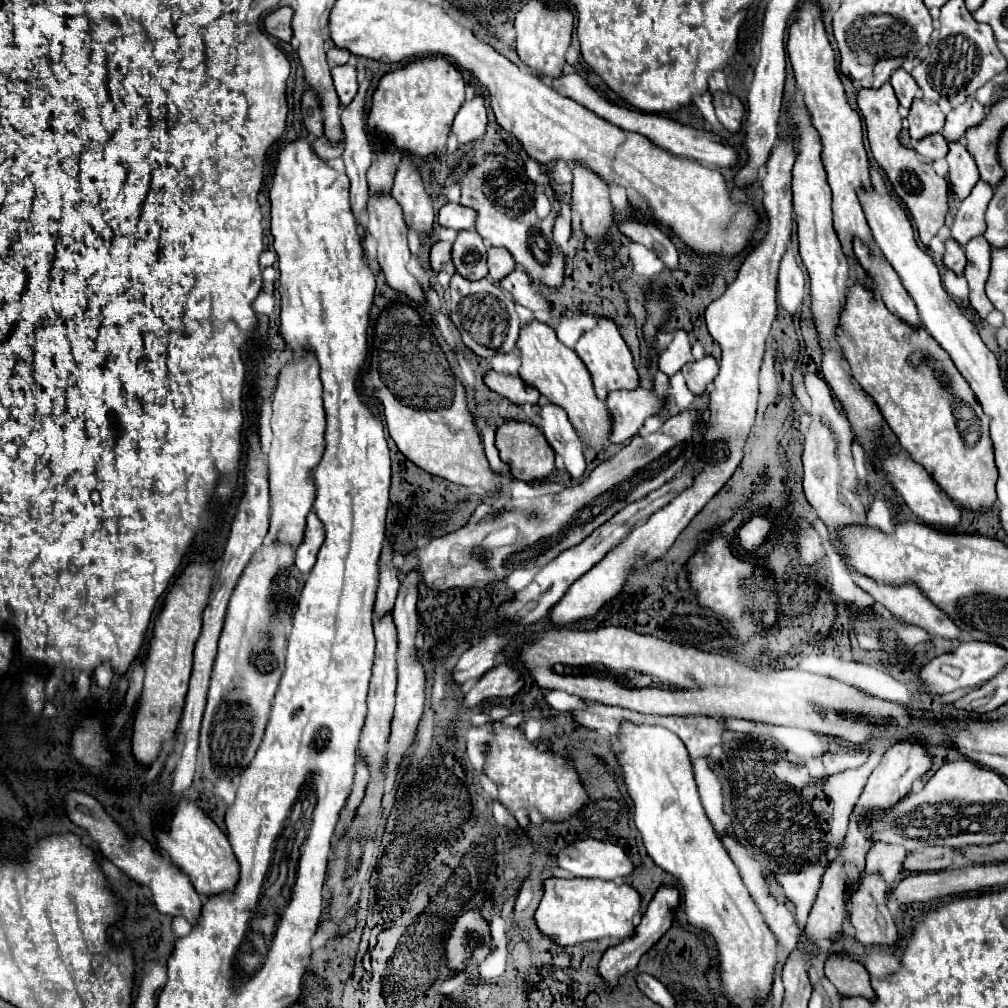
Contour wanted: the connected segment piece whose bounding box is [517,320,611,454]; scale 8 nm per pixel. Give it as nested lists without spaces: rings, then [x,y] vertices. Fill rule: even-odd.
[[[533,320],[531,324],[525,324],[521,328],[517,344],[521,348],[523,364],[519,368],[519,376],[523,378],[523,382],[537,388],[551,404],[561,406],[567,412],[569,420],[573,422],[577,434],[587,436],[585,440],[587,446],[603,454],[609,446],[611,436],[611,412],[607,410],[607,404],[599,402],[599,398],[595,396],[589,370],[585,368],[581,358],[563,342],[559,342],[553,328],[549,328],[539,320]]]

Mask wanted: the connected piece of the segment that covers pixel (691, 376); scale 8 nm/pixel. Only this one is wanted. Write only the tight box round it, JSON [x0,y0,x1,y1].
[681,354,719,396]

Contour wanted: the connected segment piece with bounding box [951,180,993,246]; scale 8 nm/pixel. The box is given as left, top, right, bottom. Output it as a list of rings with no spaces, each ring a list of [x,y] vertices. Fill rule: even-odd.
[[[979,180],[973,186],[971,194],[961,202],[961,208],[951,226],[951,236],[961,246],[965,246],[971,238],[981,236],[985,232],[985,210],[991,196],[993,196],[991,184]]]

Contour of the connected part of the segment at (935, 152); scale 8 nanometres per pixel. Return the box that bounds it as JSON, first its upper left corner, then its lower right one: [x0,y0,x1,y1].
[915,134,947,162]

